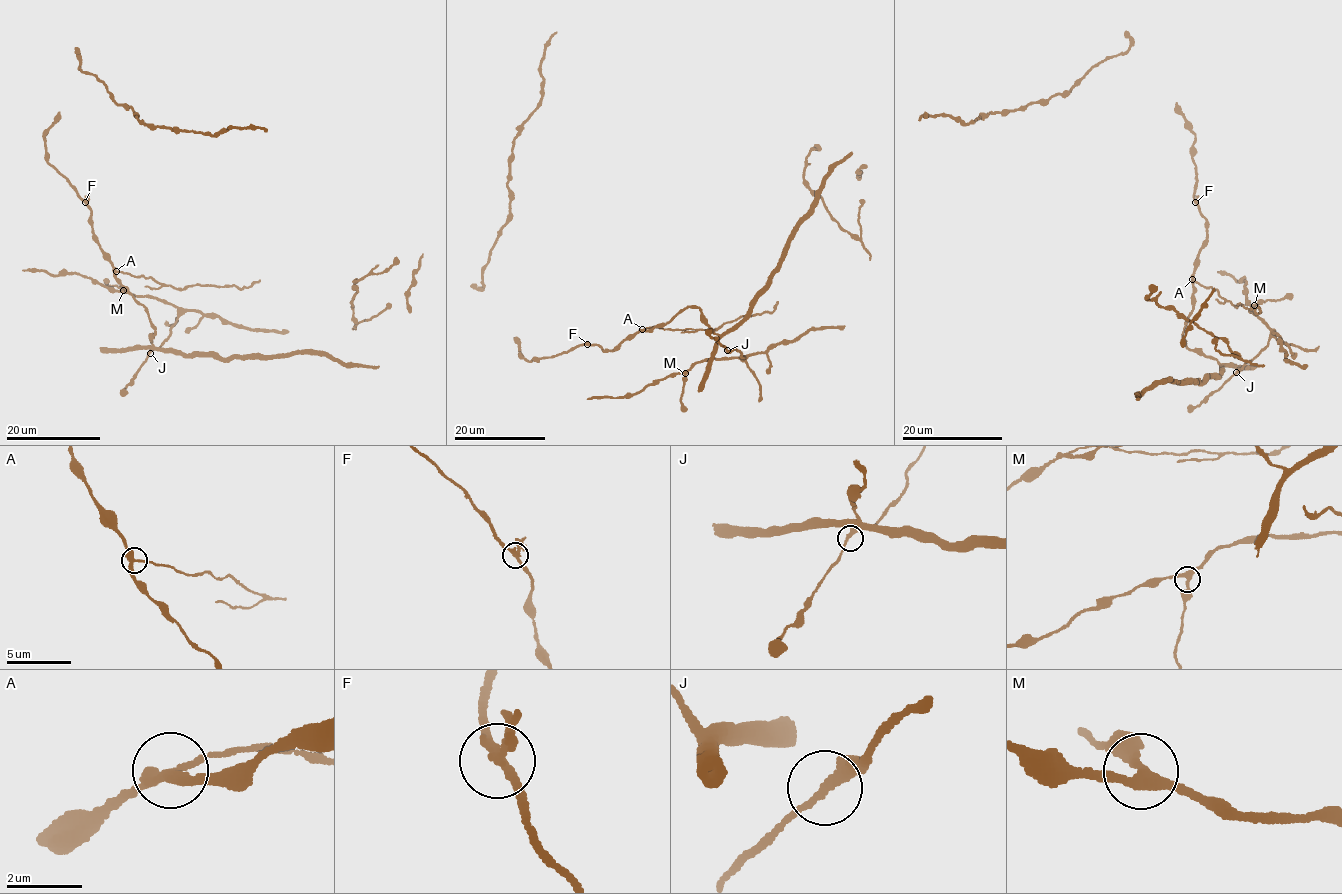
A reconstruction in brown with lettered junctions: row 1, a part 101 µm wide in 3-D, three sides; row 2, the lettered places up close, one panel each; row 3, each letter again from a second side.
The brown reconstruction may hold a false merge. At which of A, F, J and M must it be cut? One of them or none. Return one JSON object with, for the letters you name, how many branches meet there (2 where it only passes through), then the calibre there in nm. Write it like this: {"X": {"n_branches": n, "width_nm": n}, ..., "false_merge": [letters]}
{"A": {"n_branches": 3, "width_nm": 260}, "false_merge": ["A"]}

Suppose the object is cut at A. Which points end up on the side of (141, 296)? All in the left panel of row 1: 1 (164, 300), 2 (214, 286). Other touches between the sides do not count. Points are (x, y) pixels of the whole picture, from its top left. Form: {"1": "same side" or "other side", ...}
{"1": "same side", "2": "other side"}

